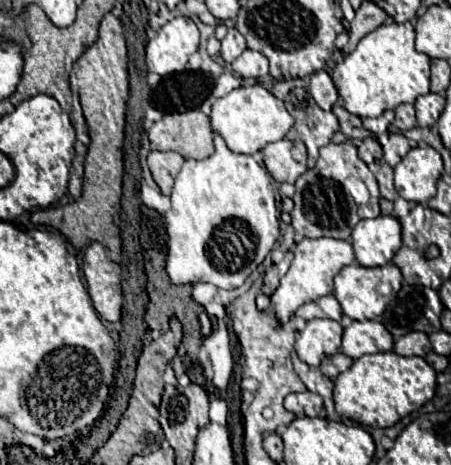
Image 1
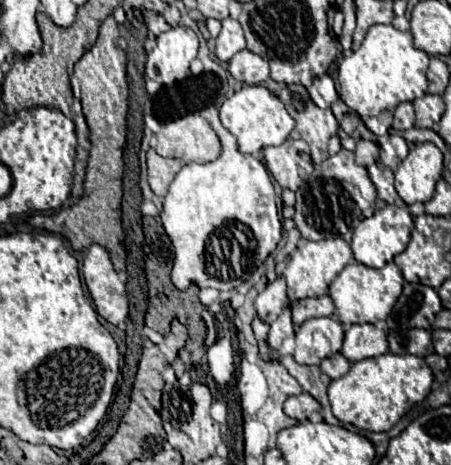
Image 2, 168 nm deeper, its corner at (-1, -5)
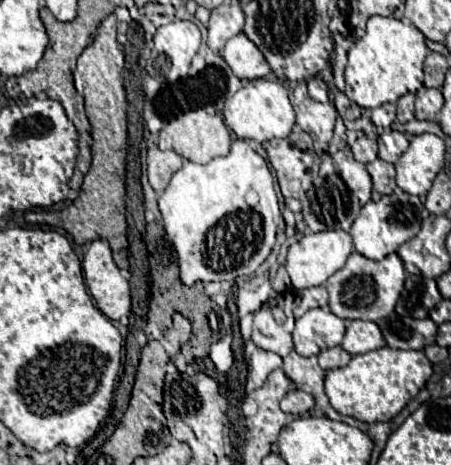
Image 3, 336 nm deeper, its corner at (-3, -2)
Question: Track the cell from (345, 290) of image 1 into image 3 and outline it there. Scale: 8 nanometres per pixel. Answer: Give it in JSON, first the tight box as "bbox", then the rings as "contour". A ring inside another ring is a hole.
{"bbox":[327,252,405,322],"contour":[[[353,252],[347,258],[347,264],[327,280],[331,312],[343,320],[359,318],[377,322],[379,318],[385,318],[393,312],[399,294],[403,290],[403,282],[405,282],[405,270],[397,254],[389,254],[387,258],[375,262],[361,256],[359,252]]]}

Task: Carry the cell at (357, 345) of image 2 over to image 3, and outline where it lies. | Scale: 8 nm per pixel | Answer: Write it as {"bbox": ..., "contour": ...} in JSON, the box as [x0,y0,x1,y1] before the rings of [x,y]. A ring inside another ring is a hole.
{"bbox":[341,320,385,356],"contour":[[[351,320],[347,324],[347,332],[345,332],[345,338],[343,338],[341,346],[349,354],[355,356],[355,354],[365,354],[365,352],[383,348],[385,340],[383,340],[383,334],[381,334],[381,330],[375,322]]]}

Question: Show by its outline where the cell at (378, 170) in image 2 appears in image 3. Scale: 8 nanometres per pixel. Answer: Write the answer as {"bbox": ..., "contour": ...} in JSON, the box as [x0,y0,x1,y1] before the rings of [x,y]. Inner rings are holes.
{"bbox":[367,160,397,194],"contour":[[[375,160],[371,164],[367,164],[367,172],[373,180],[373,188],[379,194],[391,194],[397,186],[395,186],[395,166],[383,160]]]}

